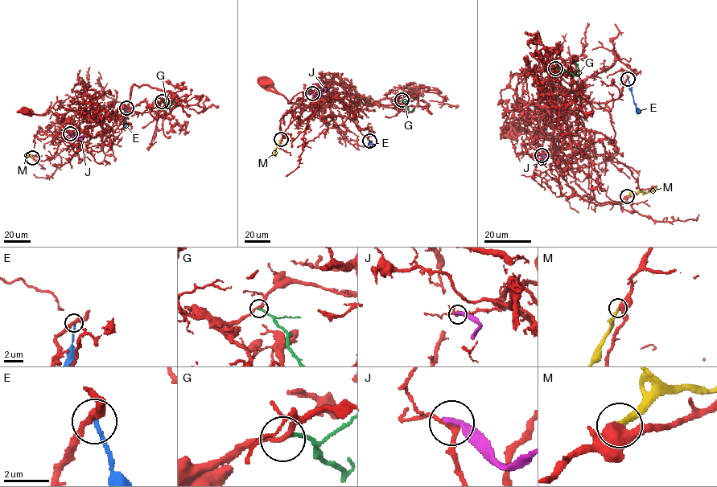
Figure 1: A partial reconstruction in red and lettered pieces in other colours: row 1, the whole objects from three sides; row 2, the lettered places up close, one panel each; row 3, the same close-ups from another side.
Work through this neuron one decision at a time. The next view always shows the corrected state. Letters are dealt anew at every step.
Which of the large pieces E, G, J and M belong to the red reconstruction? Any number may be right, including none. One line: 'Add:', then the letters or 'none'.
Add: G

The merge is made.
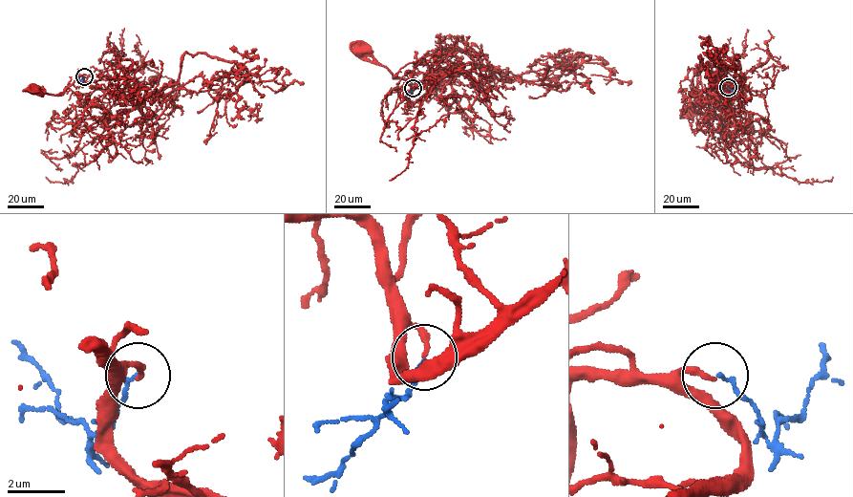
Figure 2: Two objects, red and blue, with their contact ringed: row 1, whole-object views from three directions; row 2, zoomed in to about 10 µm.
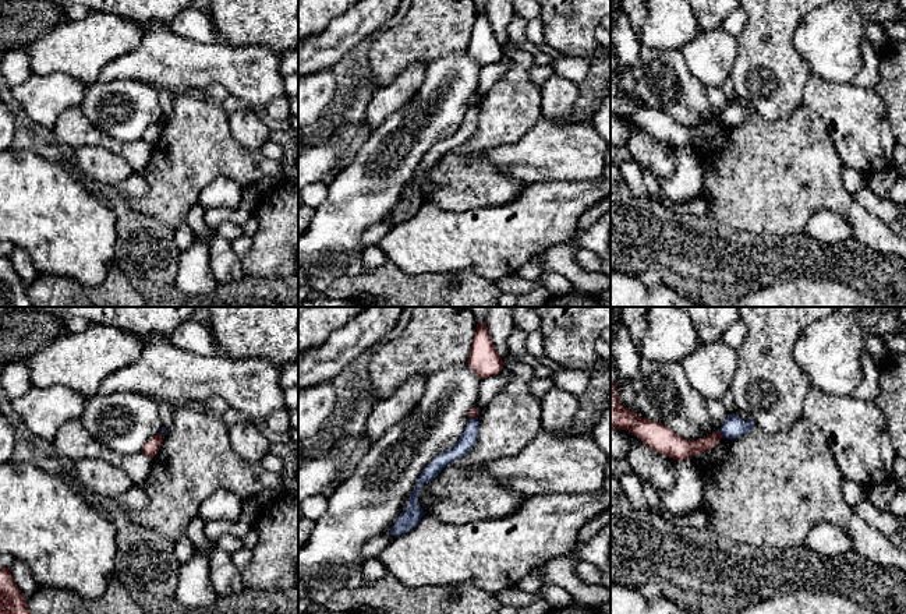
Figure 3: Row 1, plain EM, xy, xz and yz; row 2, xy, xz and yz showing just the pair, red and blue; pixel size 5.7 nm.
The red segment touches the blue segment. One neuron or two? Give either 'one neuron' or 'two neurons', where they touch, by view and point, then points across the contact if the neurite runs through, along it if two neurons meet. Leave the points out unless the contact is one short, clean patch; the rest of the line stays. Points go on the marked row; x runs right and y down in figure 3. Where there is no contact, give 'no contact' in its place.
two neurons; contact yz (719, 434); border yz (719, 431), (722, 436)

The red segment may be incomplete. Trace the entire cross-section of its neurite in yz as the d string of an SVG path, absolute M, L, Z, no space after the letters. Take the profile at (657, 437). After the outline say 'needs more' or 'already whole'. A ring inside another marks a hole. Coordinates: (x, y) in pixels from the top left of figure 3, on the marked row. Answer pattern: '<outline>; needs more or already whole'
M611 382L611 428L629 430L650 449L673 458L675 460L691 459L702 452L709 452L722 438L712 433L701 440L687 441L666 426L641 419L636 412L623 407L617 399L617 384Z; already whole

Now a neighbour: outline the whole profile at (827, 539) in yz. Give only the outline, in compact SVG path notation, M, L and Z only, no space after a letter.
M821 523L808 532L801 546L820 554L834 555L852 551L853 543L843 529Z

